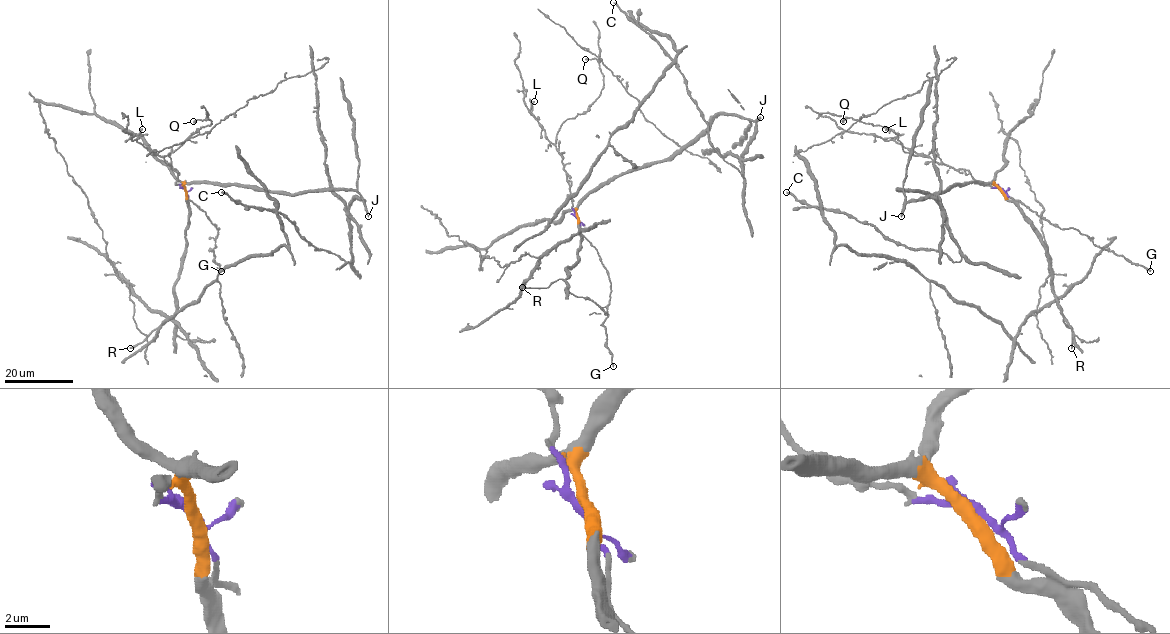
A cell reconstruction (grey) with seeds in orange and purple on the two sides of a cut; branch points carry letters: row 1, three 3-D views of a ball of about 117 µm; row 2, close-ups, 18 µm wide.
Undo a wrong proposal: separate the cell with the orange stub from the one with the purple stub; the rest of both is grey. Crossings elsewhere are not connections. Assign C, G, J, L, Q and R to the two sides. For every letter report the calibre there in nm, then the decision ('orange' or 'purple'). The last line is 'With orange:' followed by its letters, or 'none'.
C: 280 nm | orange
G: 300 nm | purple
J: 320 nm | orange
L: 280 nm | purple
Q: 360 nm | purple
R: 300 nm | orange
With orange: C, J, R

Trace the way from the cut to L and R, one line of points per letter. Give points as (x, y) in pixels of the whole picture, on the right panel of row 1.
L: (1001, 189), (983, 185), (967, 170), (940, 164), (923, 154), (909, 151), (895, 140), (893, 131), (885, 128)
R: (1001, 189), (1040, 237), (1048, 262), (1052, 293), (1065, 324), (1072, 330), (1072, 348)

